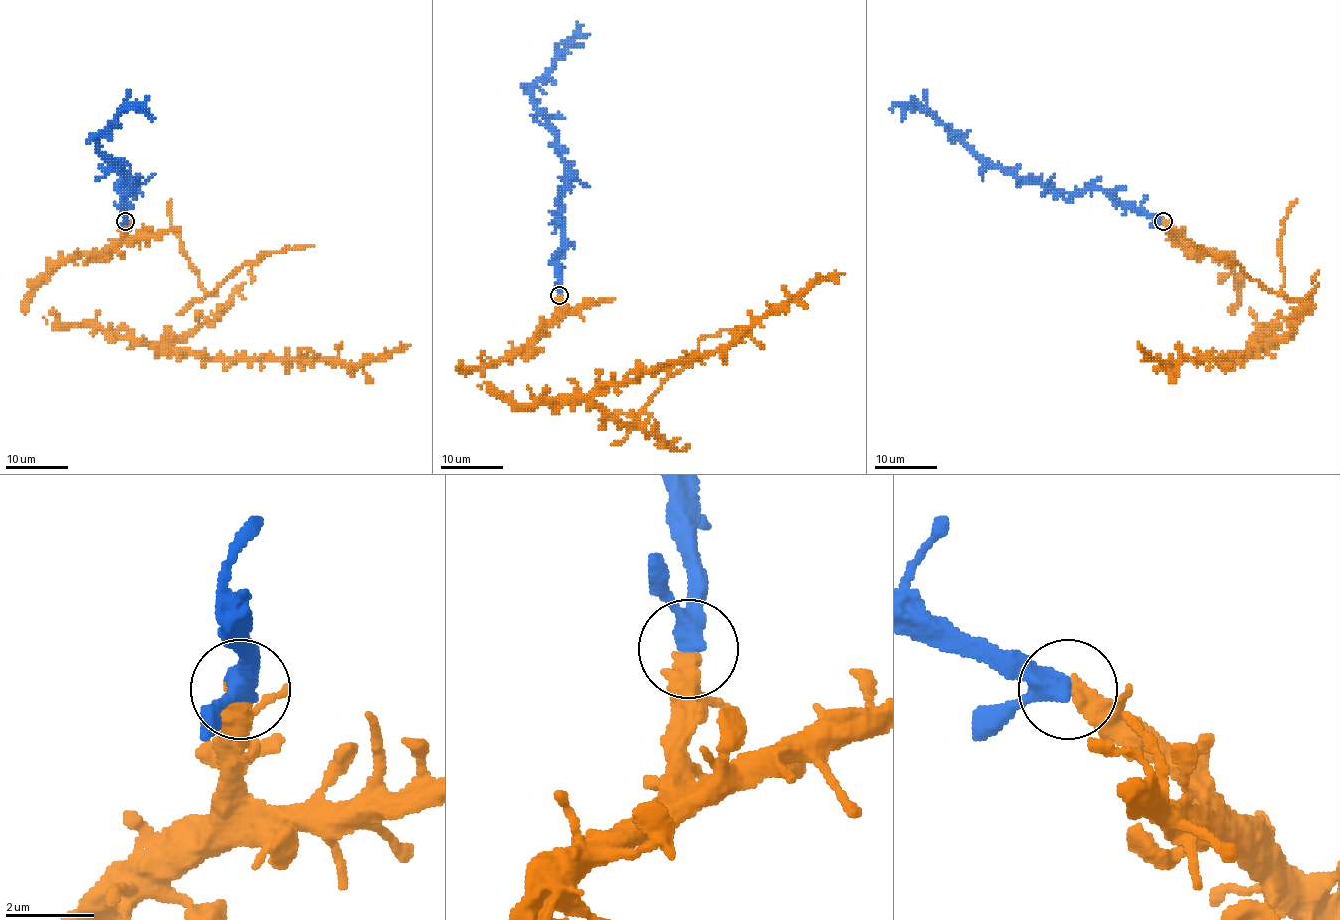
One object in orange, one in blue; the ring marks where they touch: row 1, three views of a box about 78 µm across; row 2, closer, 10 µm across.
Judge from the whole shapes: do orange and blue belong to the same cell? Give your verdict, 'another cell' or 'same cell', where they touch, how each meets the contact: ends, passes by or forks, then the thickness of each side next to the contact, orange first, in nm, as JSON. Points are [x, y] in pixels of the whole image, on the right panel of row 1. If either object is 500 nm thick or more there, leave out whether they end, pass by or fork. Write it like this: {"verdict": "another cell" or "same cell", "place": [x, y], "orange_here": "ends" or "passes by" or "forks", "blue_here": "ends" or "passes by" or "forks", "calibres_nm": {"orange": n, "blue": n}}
{"verdict": "same cell", "place": [1163, 221], "orange_here": "ends", "blue_here": "passes by", "calibres_nm": {"orange": 480, "blue": 380}}

